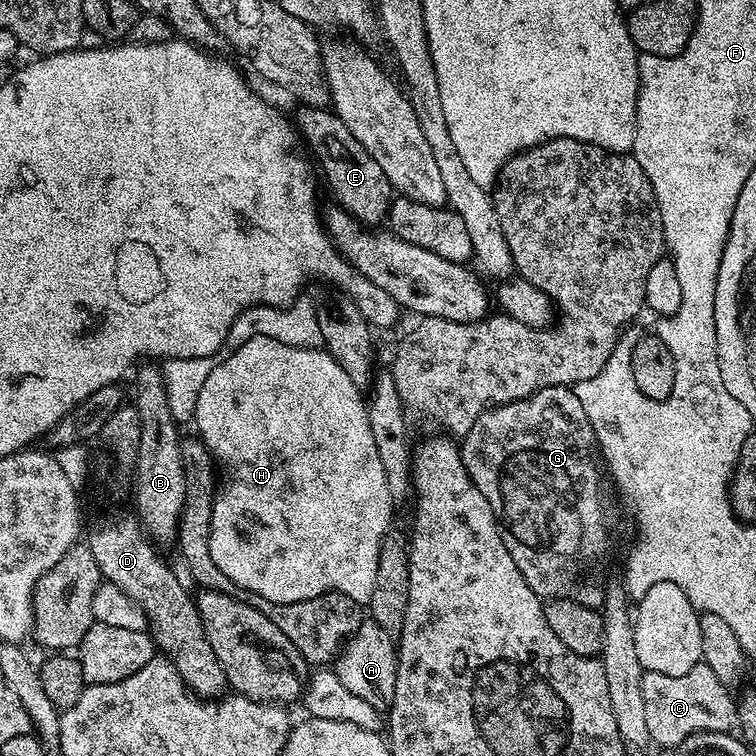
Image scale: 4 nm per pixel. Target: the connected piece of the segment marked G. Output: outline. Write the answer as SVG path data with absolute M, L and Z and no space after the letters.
M550 386L538 390L521 400L509 404L497 404L489 407L470 426L470 430L462 438L460 444L460 457L482 498L490 502L490 510L494 510L496 521L500 524L502 542L506 542L506 550L510 550L510 558L514 558L514 566L522 570L522 578L536 591L537 596L548 600L569 600L578 602L587 608L599 609L604 602L605 585L600 585L604 580L604 559L608 556L608 532L604 529L602 516L602 500L600 498L600 468L592 459L598 456L598 443L592 431L592 424L583 410L583 402L576 397L571 387Z

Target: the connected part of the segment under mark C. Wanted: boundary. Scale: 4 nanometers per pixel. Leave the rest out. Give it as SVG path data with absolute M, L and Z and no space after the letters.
M703 662L684 677L645 671L640 689L642 702L646 702L646 730L650 730L653 745L661 749L673 748L699 732L732 732L737 727L733 693Z

